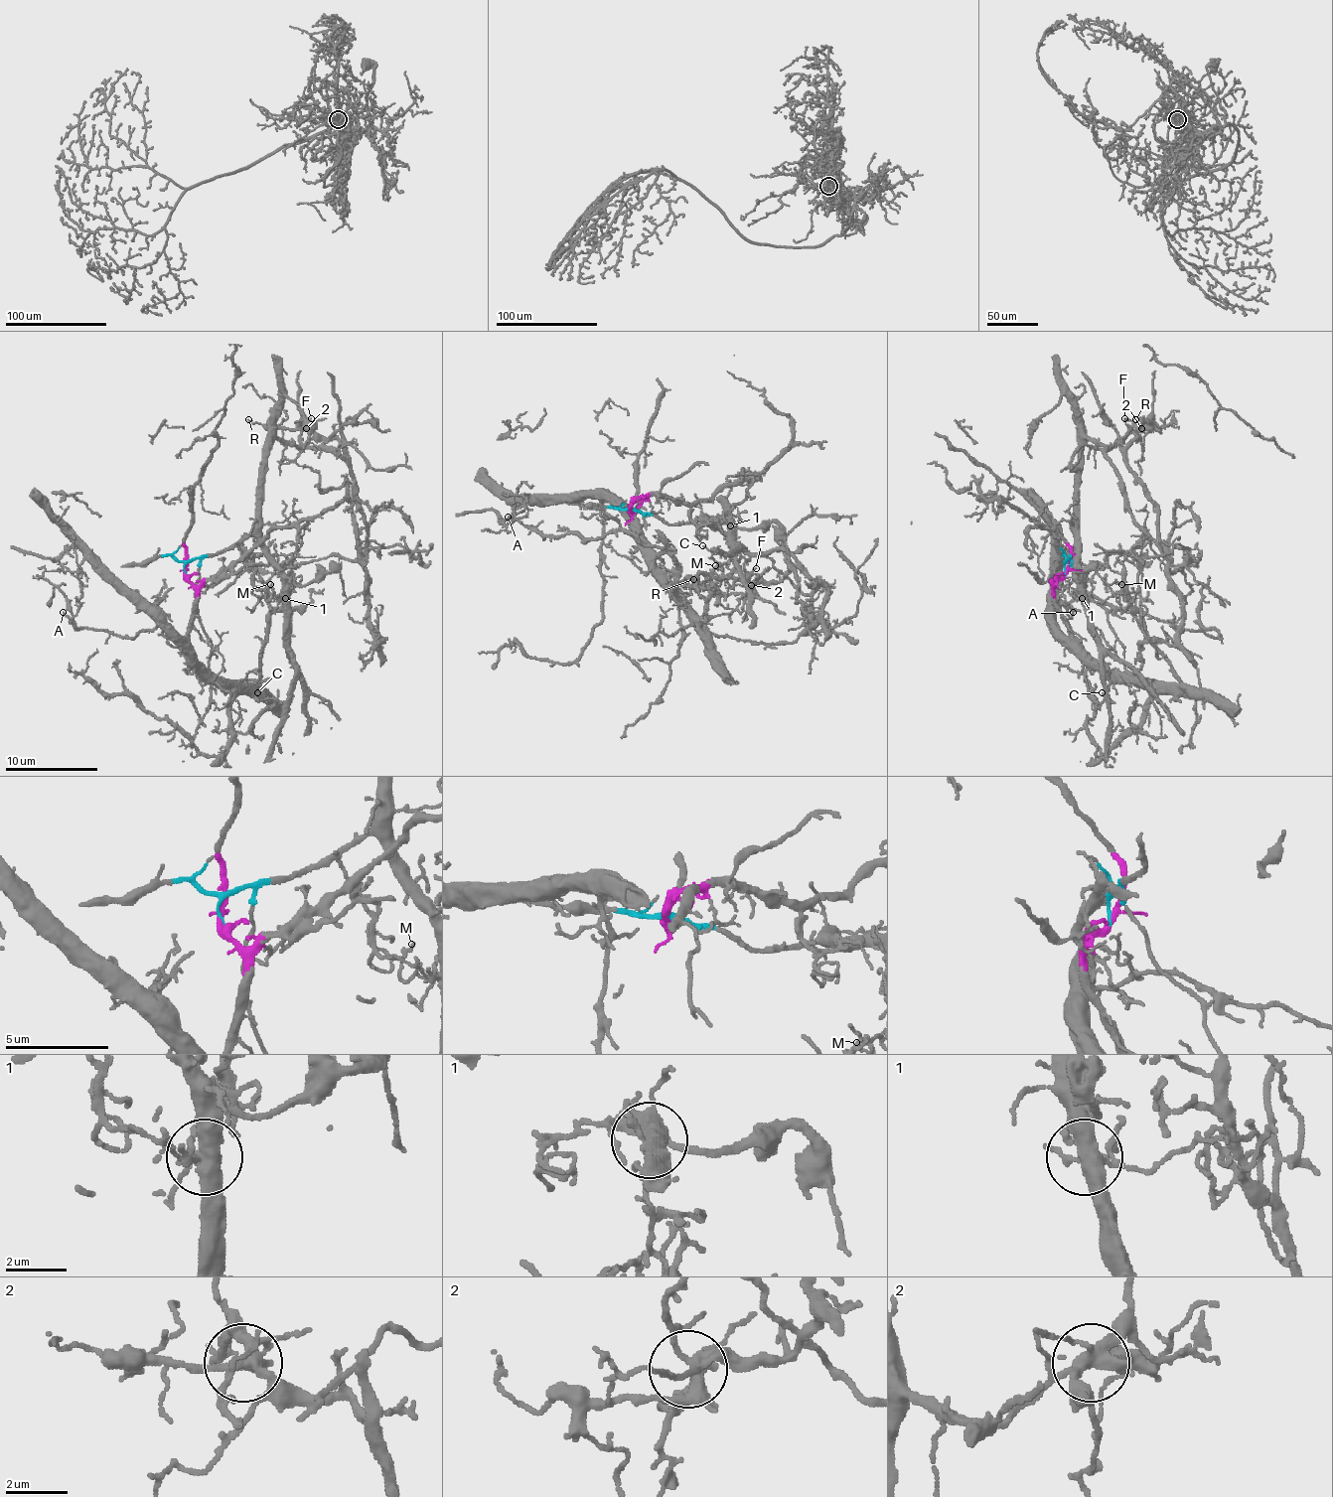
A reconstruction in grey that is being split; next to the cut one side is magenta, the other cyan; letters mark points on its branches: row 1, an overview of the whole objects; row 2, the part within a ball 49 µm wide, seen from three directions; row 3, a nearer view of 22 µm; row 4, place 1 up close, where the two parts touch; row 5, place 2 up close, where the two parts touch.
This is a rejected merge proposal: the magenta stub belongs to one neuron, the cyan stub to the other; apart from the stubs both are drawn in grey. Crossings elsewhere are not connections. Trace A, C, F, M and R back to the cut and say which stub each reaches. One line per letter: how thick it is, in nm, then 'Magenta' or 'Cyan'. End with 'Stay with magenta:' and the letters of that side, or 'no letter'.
A: Thickness 140 nm. Magenta
C: Thickness 90 nm. Cyan
F: Thickness 110 nm. Cyan
M: Thickness 130 nm. Magenta
R: Thickness 150 nm. Cyan
Stay with magenta: A, M

